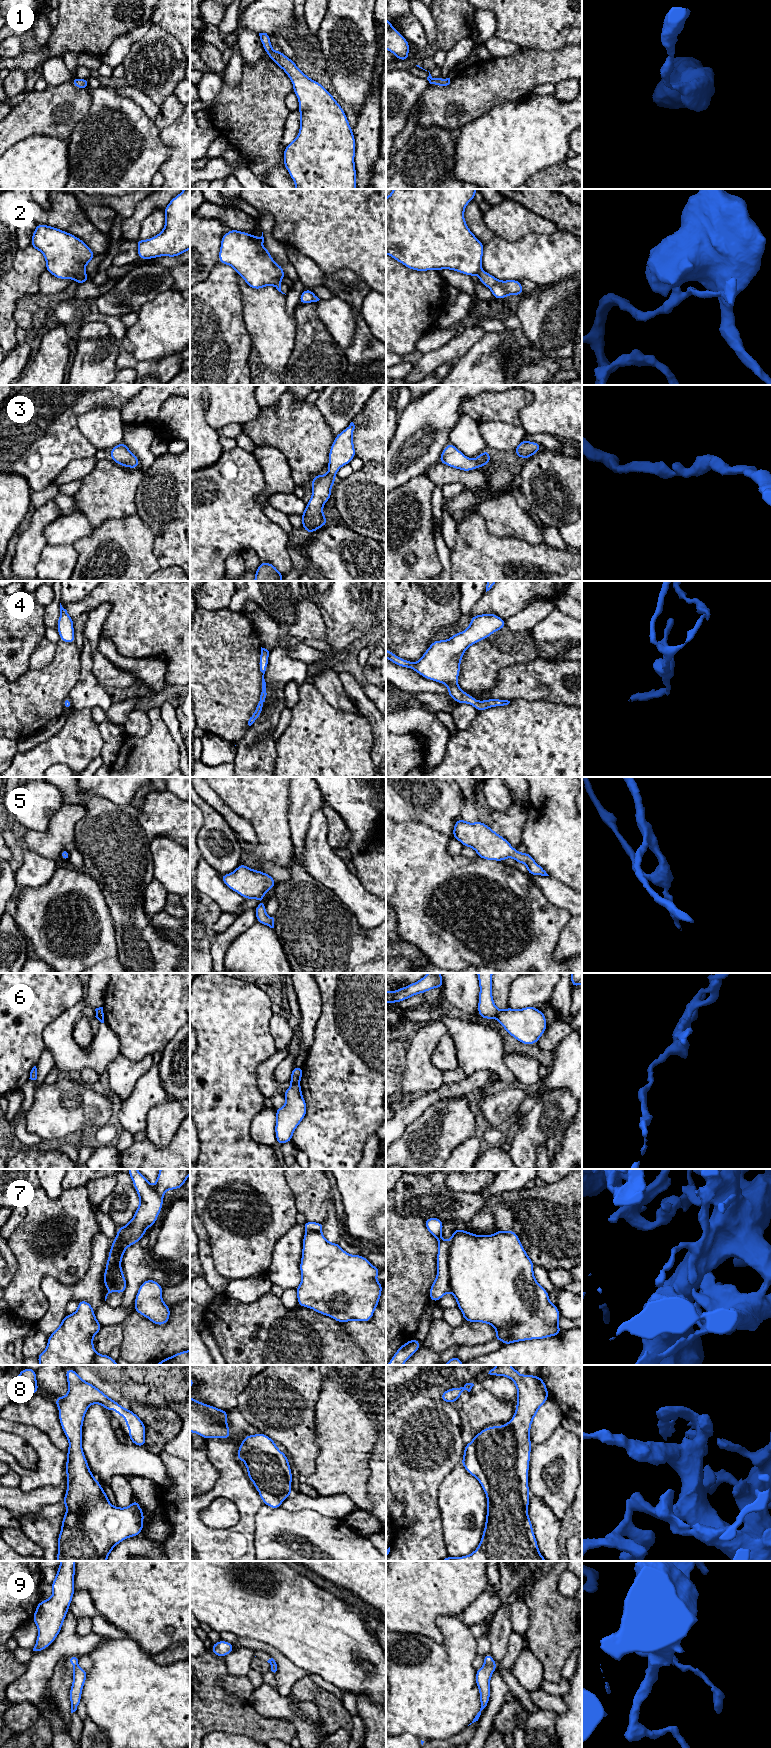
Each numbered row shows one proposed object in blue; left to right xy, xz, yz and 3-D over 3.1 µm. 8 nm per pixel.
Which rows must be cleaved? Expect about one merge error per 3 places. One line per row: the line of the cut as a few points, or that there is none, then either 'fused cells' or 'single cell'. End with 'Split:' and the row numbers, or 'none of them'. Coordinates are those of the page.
1: cut none; single cell
2: cut xy (83, 272), (74, 279); fused cells
3: cut none; single cell
4: cut none; single cell
5: cut none; single cell
6: cut yz (500, 1010), (496, 1018); fused cells
7: cut none; single cell
8: cut none; single cell
9: cut yz (494, 1662), (484, 1665); fused cells
Split: 2, 6, 9

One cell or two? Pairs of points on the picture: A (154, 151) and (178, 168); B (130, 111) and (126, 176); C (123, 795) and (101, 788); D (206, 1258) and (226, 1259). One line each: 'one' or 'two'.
A: two
B: one
C: one
D: two

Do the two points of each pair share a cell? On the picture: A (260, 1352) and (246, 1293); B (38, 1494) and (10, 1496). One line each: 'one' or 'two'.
A: two
B: one

